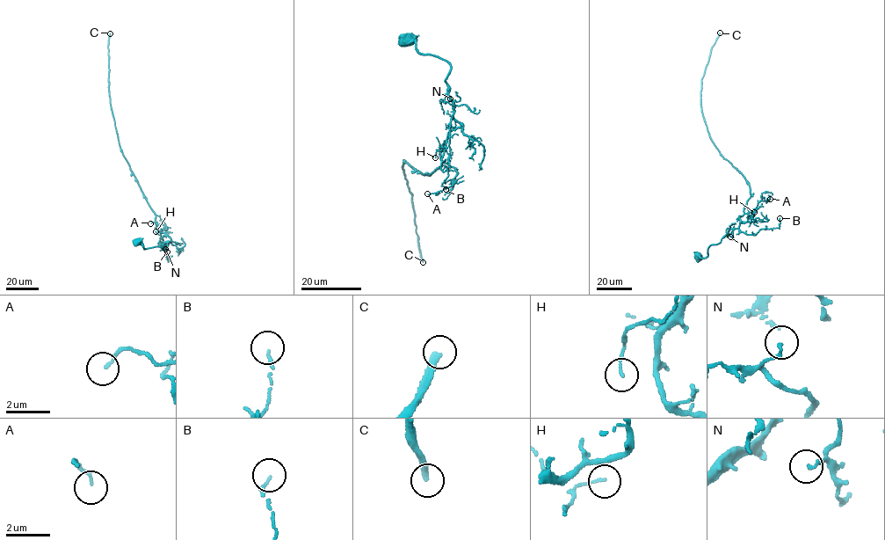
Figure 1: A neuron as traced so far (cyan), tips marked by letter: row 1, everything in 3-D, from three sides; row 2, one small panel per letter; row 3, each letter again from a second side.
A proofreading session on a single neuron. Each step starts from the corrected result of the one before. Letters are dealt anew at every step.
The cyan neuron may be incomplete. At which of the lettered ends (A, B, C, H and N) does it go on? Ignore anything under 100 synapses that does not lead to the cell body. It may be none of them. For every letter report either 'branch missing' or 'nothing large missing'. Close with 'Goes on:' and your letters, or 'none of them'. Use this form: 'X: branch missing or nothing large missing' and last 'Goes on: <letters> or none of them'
A: nothing large missing
B: nothing large missing
C: branch missing
H: nothing large missing
N: nothing large missing
Goes on: C

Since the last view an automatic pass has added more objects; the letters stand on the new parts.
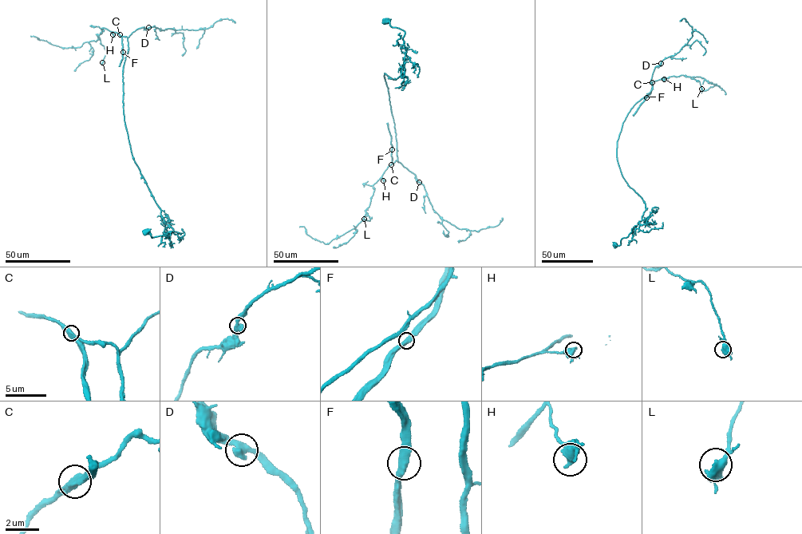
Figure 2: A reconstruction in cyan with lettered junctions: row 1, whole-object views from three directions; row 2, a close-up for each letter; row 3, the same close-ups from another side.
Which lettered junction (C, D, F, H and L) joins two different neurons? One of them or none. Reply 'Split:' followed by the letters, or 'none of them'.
Split: C

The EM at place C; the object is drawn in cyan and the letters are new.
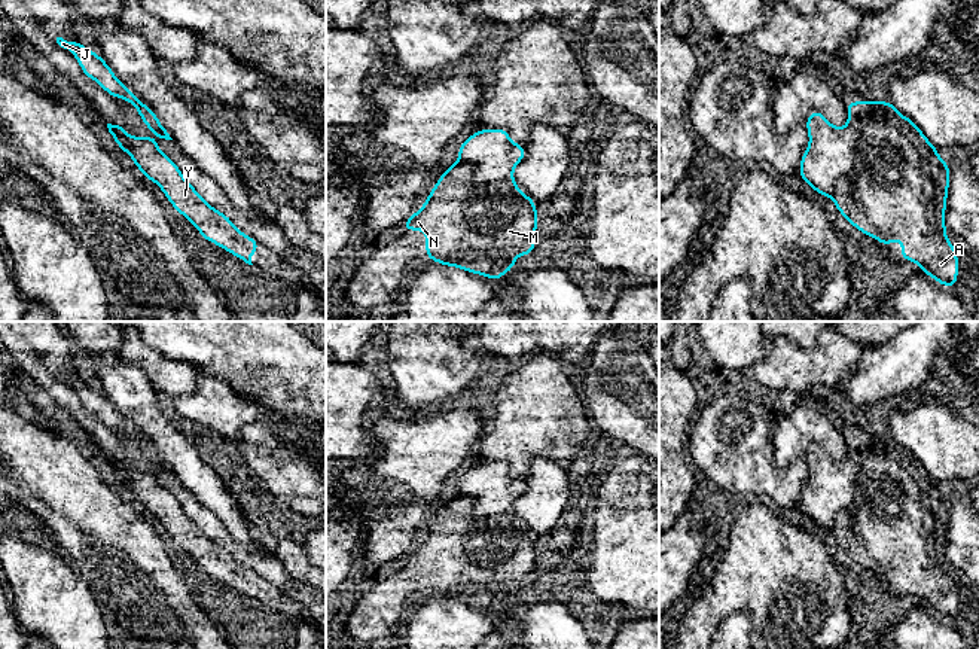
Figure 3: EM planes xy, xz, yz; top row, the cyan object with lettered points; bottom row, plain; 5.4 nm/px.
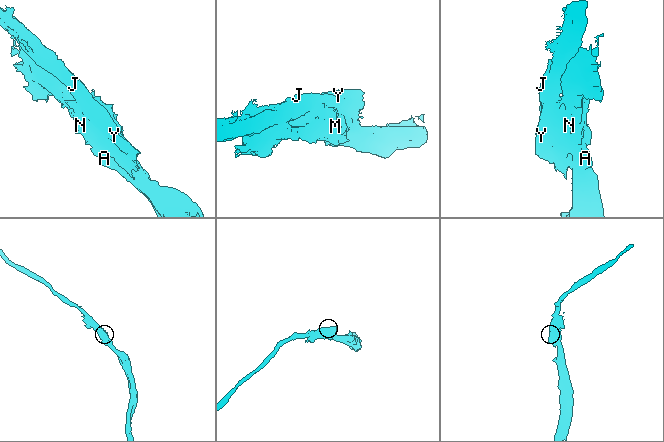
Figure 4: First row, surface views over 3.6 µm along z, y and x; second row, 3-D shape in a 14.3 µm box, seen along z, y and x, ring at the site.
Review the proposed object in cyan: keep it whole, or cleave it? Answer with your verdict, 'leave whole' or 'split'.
split

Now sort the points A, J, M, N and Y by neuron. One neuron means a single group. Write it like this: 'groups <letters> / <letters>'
groups A M N Y / J

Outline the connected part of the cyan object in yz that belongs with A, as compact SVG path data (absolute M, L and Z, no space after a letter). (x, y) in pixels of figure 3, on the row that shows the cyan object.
M847 101L848 132L835 134L829 143L812 143L814 165L799 171L800 179L814 192L832 198L836 210L861 234L890 247L894 240L902 241L902 260L915 262L921 271L939 284L955 289L958 278L958 253L945 234L946 201L949 189L949 164L943 161L937 147L905 113L899 113L893 101Z

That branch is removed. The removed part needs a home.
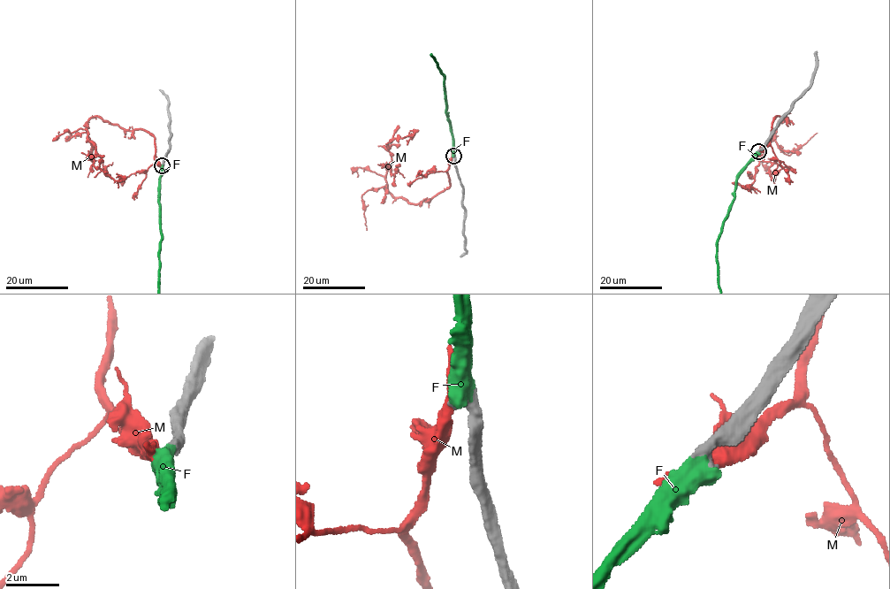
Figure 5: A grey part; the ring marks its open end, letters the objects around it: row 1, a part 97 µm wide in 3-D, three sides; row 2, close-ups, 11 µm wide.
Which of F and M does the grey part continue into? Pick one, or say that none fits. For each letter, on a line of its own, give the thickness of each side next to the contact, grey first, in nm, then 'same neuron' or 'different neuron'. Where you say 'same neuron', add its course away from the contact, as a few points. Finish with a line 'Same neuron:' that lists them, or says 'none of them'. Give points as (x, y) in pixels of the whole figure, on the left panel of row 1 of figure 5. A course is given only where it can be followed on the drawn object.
F: 440 nm thick on the grey side, 650 nm on the other; same neuron
M: 400 nm thick on the grey side, 400 nm on the other; different neuron
Same neuron: F

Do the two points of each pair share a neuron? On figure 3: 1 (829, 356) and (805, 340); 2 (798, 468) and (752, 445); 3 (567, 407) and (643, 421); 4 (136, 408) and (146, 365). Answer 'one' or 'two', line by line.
1: two
2: one
3: two
4: two

